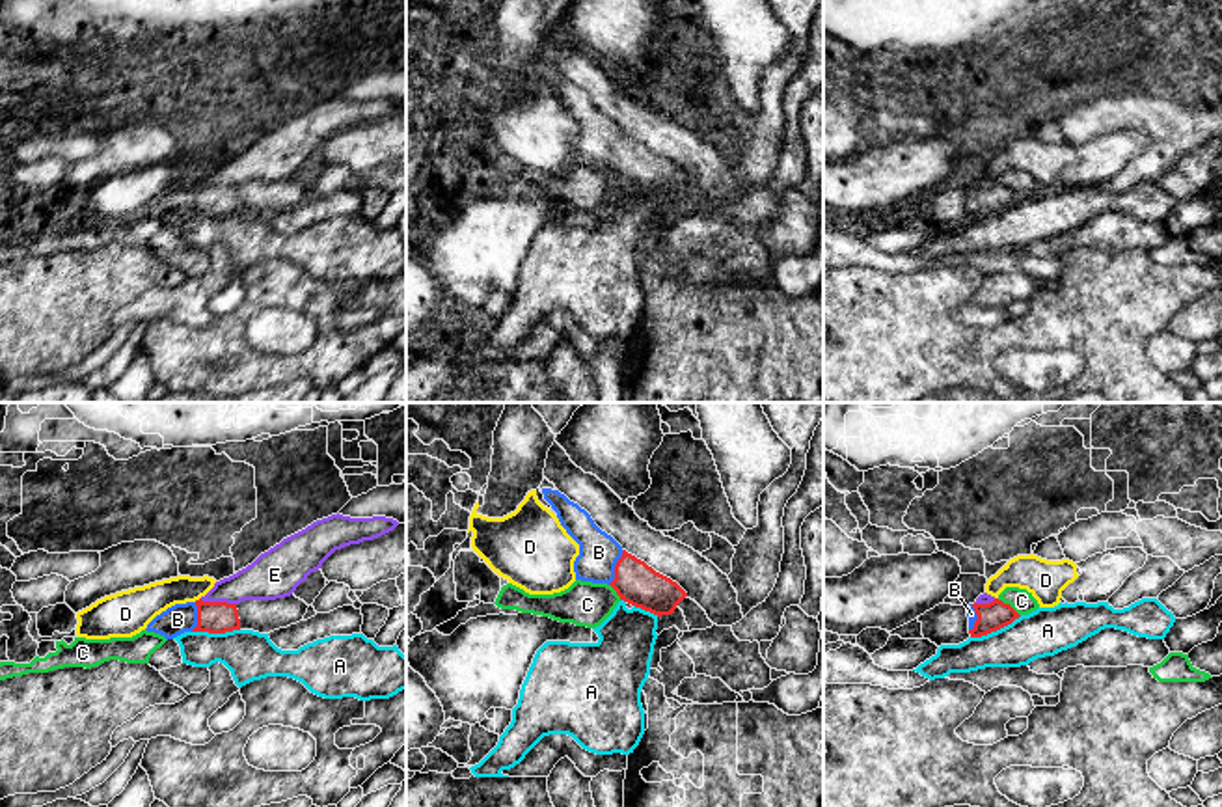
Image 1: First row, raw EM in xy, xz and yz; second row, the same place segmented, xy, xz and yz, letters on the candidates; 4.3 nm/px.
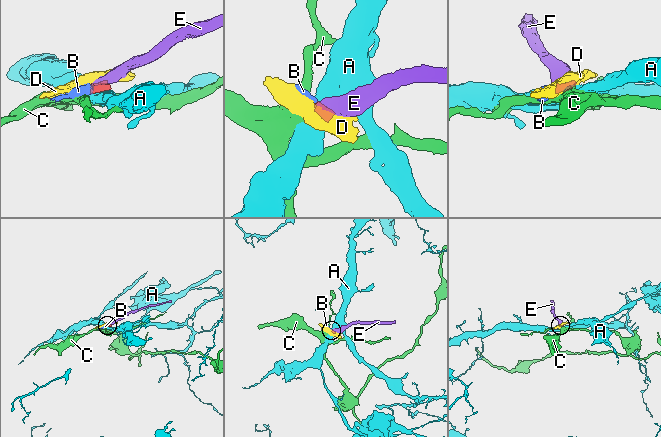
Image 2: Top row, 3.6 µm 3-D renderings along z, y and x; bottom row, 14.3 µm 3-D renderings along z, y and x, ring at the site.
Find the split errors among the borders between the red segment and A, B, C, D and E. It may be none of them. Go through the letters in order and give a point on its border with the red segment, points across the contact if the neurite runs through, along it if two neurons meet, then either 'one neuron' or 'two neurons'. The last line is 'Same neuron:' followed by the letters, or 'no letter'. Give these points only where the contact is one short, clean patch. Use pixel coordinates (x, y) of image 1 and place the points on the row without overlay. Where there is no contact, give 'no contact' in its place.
A: meets red in yz at (995, 213); border along yz (1021, 198), (995, 213), (971, 220); two neurons
B: meets red in xz at (615, 150); runs through xz (638, 166), (615, 150), (598, 135); one neuron
C: meets red in yz at (1008, 187); border along yz (997, 181), (1019, 198); two neurons
D: meets red in xy at (196, 183); two neurons
E: meets red in xy at (218, 185); border along xy (200, 181), (235, 187); two neurons
Same neuron: B

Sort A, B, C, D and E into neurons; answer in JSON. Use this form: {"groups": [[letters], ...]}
{"groups": [["A"], ["B"], ["C", "E"], ["D"]]}

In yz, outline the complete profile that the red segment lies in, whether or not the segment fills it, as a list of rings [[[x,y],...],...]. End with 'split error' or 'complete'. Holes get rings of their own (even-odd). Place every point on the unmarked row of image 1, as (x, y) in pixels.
[[[998,181],[989,186],[974,185],[965,190],[969,199],[971,220],[982,220],[991,214],[997,214],[1021,199],[1010,186],[1004,186]]] | split error

